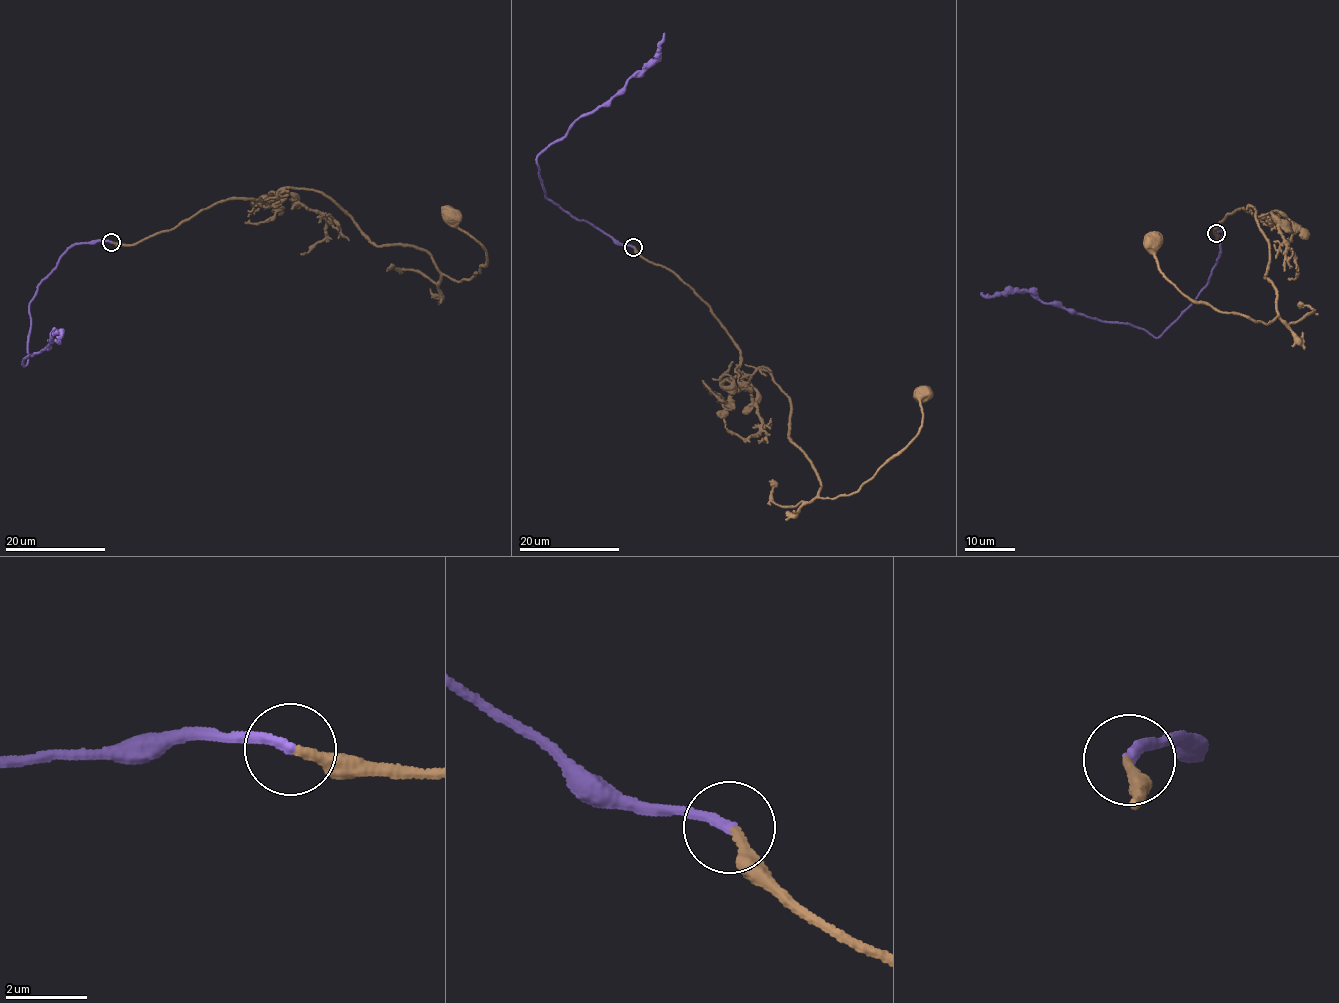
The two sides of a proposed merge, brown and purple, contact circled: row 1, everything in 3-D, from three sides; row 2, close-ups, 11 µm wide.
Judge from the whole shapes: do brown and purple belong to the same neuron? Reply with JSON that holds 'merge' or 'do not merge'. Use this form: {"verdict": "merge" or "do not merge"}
{"verdict": "merge"}

